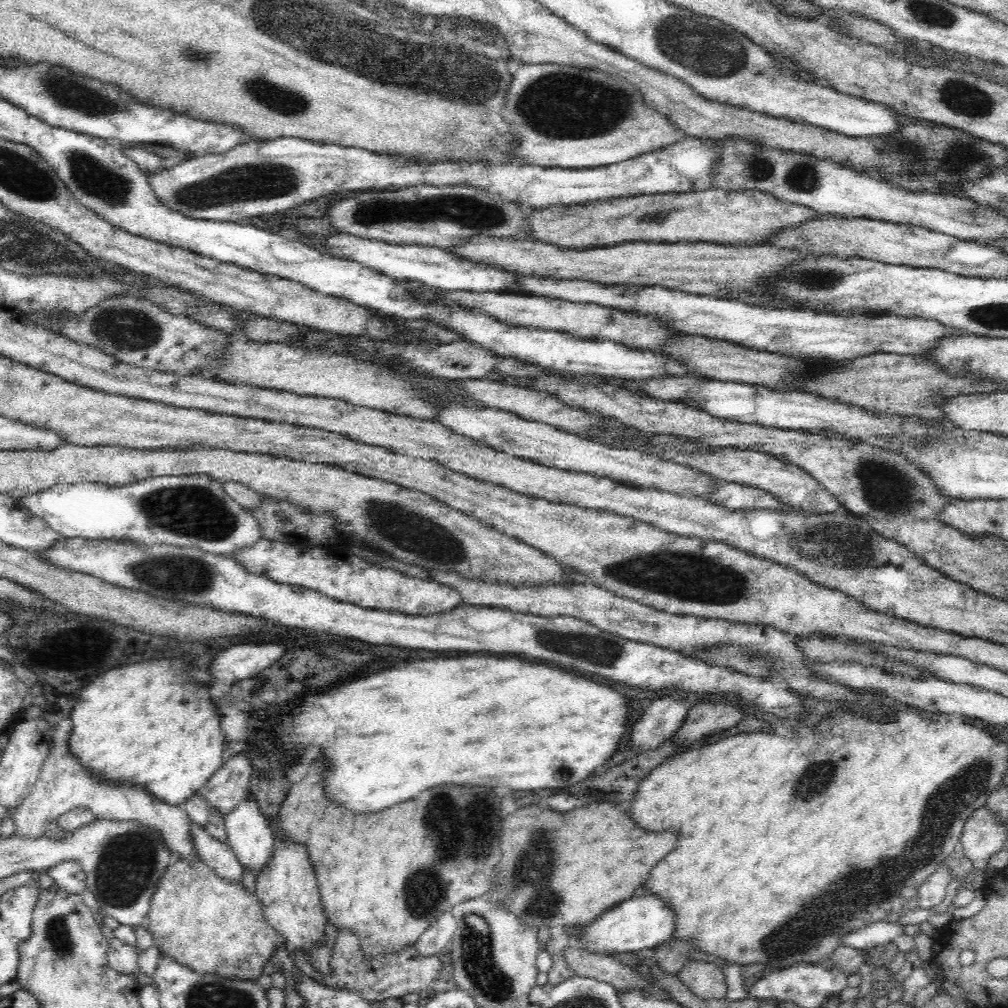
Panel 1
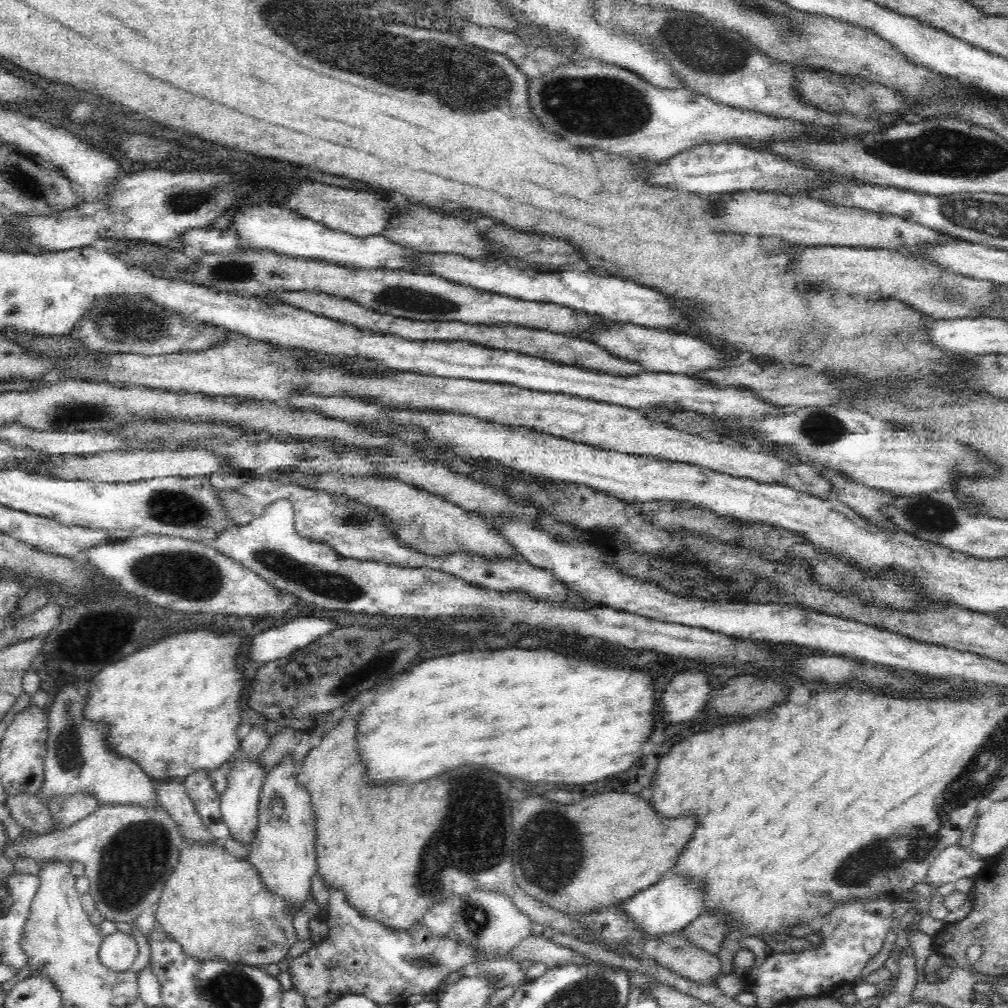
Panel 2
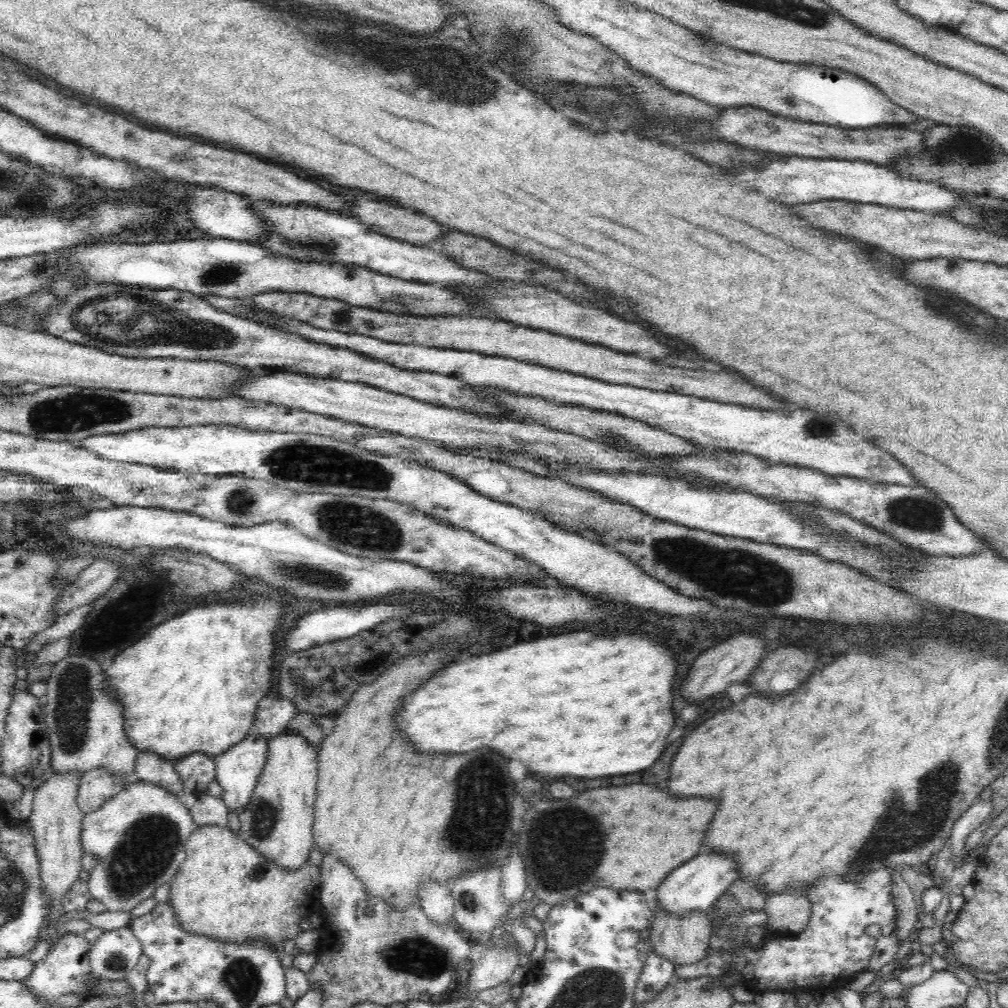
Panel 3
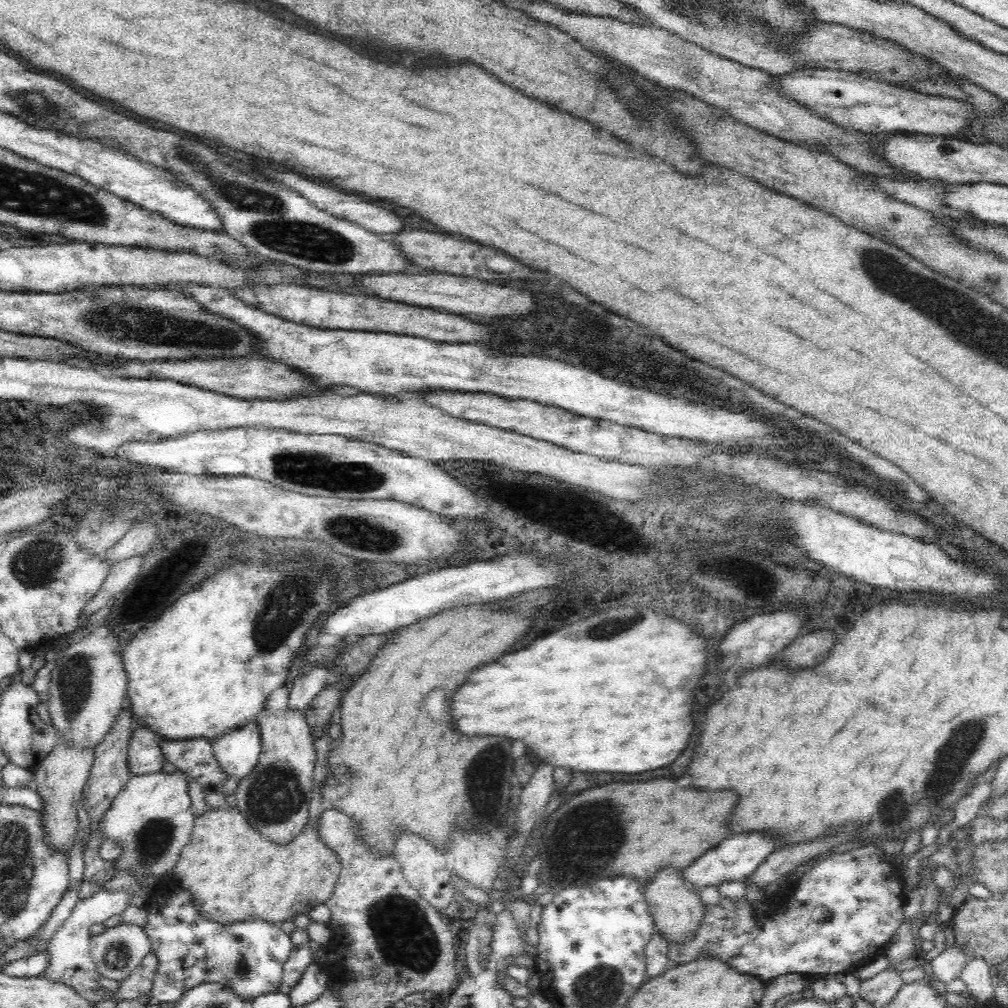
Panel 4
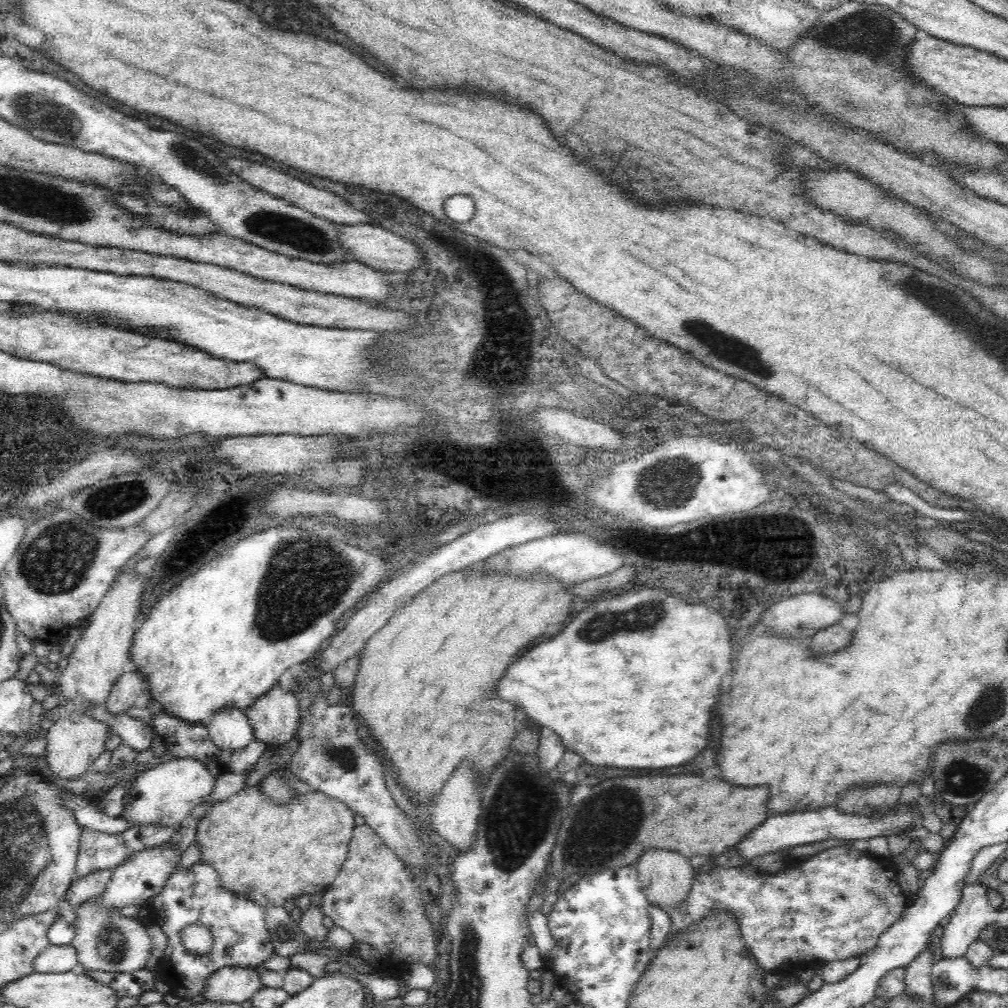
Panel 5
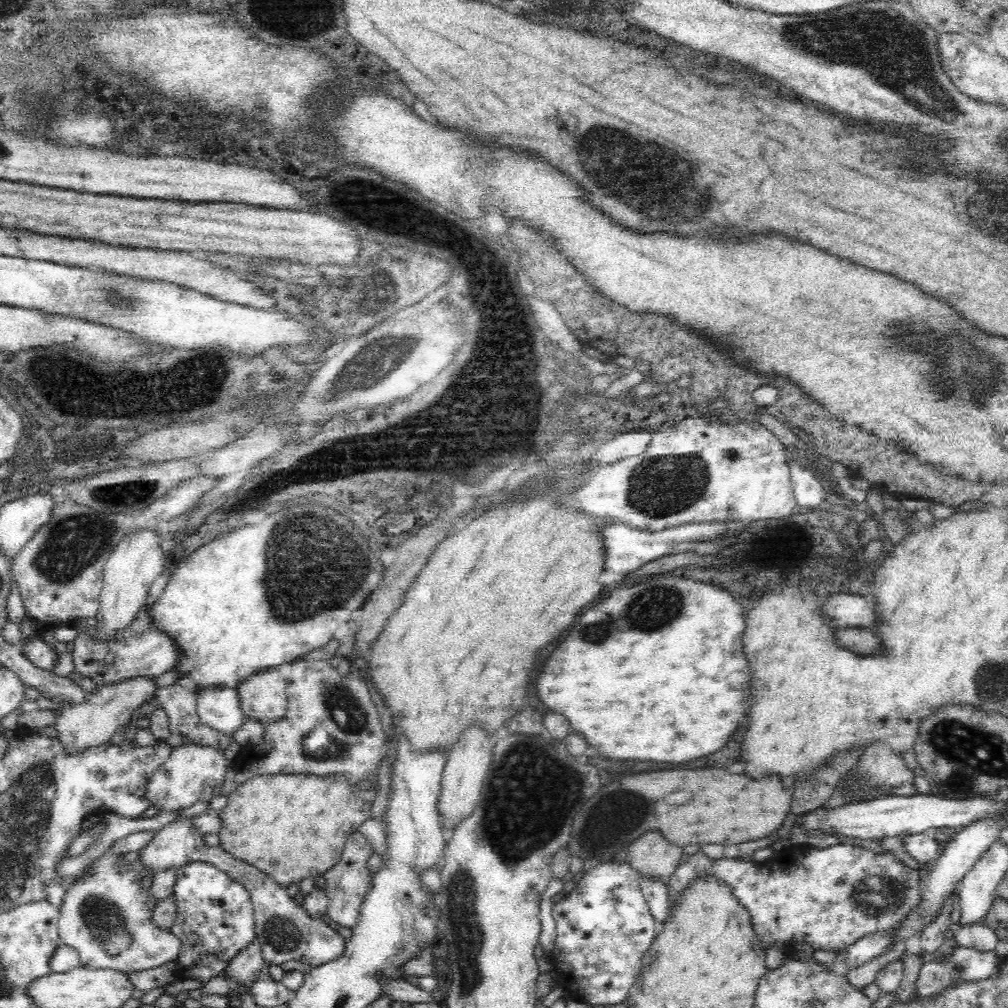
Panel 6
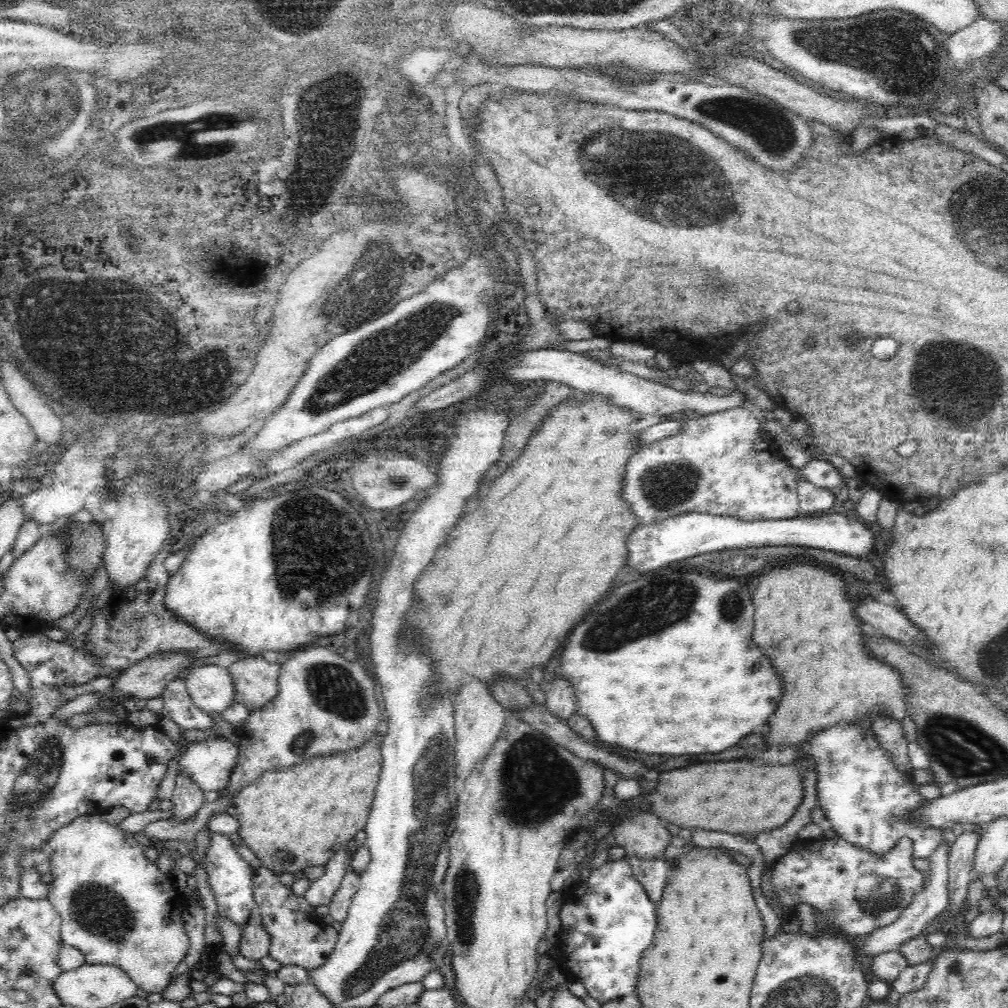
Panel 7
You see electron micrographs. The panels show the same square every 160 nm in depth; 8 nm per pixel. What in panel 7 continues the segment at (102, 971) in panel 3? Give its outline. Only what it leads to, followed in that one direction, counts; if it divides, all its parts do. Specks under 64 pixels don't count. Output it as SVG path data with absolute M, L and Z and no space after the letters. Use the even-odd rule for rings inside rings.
M100 815L82 816L60 828L47 840L44 852L48 850L54 882L47 886L47 899L61 918L62 944L80 950L86 964L117 966L126 971L138 988L161 993L171 983L170 974L188 950L188 936L178 916L182 900L170 888L168 876L160 886L160 870L155 862L144 857L144 847L132 834L111 826Z

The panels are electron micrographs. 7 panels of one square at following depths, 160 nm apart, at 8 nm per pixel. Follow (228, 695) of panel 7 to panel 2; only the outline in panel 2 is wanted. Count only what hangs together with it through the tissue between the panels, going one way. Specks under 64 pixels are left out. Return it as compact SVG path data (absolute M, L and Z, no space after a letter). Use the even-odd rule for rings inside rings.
M248 759L238 761L231 768L226 792L220 797L222 821L224 821L229 829L229 836L244 846L250 846L255 830L258 830L258 804L264 779L264 771L262 771L262 767L260 767L258 761L248 761Z

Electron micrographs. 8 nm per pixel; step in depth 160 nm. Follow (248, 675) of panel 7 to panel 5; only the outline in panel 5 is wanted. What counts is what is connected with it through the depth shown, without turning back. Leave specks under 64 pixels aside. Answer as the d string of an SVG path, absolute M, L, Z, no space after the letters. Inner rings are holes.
M278 684L258 697L245 713L253 726L255 747L262 749L260 756L272 750L272 756L280 757L282 748L297 735L301 725L294 694L282 691Z

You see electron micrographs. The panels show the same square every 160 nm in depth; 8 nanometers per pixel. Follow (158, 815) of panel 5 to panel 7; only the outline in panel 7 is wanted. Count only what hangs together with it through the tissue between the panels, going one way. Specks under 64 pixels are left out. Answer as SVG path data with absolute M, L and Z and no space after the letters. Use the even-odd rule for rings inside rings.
M164 718L159 722L159 725L159 729L176 745L176 754L178 754L177 776L186 775L204 793L212 791L218 792L226 787L226 784L229 782L230 772L232 772L234 764L236 764L236 758L238 758L238 747L220 734L208 737L205 742L187 743L185 745L182 742L182 730L180 730L176 722Z

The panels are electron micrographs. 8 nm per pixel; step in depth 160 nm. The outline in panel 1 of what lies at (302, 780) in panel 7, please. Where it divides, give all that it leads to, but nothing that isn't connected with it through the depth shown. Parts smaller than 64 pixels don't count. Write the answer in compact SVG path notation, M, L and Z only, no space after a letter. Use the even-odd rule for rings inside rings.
M175 860L170 864L156 884L156 892L152 894L144 921L149 924L148 931L152 933L153 944L157 946L158 952L170 955L170 959L194 970L196 974L255 982L262 976L264 964L274 950L278 946L284 947L281 936L265 922L262 903L254 900L254 896L238 886L238 883L218 877L214 870L201 861L187 863L185 860Z

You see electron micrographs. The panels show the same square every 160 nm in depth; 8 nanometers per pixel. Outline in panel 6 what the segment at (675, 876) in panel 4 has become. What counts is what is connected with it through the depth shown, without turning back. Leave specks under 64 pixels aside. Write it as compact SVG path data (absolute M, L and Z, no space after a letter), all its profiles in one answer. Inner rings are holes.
M648 832L630 842L625 859L641 877L662 881L668 885L670 877L682 862L682 848L672 846L660 832Z

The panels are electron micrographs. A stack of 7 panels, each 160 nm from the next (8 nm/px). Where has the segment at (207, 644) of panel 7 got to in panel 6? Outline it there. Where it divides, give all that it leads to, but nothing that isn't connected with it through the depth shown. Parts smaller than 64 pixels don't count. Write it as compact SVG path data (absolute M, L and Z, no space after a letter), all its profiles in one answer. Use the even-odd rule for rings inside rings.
M142 608L126 628L115 634L113 641L96 642L94 634L97 634L96 626L80 633L70 648L74 668L99 686L117 685L118 682L136 677L157 678L174 668L180 658L180 651L178 646L174 645L174 639L154 627L153 622L150 622L149 610L145 608Z

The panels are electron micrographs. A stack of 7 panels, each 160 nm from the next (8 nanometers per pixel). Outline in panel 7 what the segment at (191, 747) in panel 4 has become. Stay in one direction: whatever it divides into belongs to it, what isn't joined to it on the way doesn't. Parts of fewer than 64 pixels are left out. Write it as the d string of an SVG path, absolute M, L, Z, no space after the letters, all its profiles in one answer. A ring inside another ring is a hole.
M174 679L163 691L163 718L178 724L180 730L213 730L219 734L212 716L200 711L192 702L183 681Z

